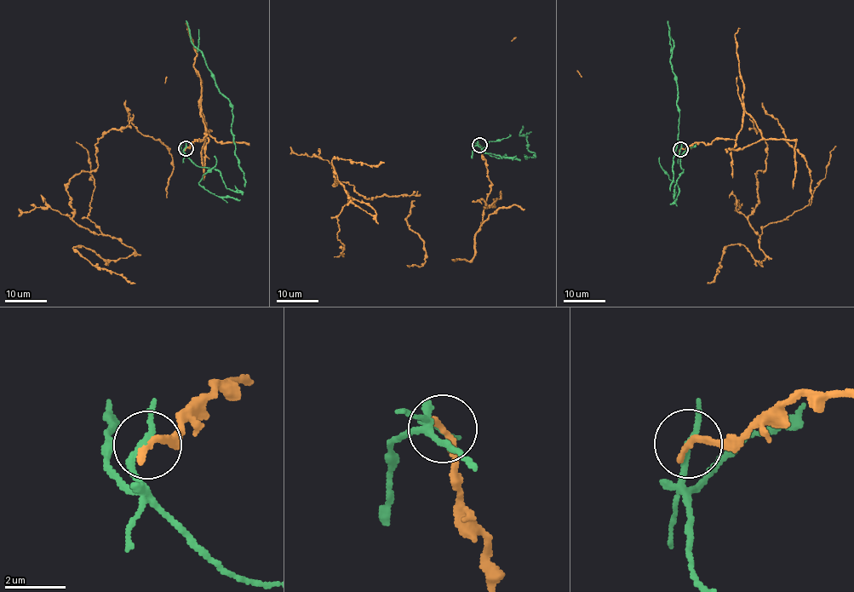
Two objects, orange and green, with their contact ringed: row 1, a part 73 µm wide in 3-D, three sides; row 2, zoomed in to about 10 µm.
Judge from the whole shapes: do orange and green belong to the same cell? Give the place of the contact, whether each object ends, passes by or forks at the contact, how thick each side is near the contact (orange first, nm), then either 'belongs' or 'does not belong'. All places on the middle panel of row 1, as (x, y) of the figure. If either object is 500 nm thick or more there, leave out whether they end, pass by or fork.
(479, 145) | orange ends | green passes by | 280/160 nm | does not belong

